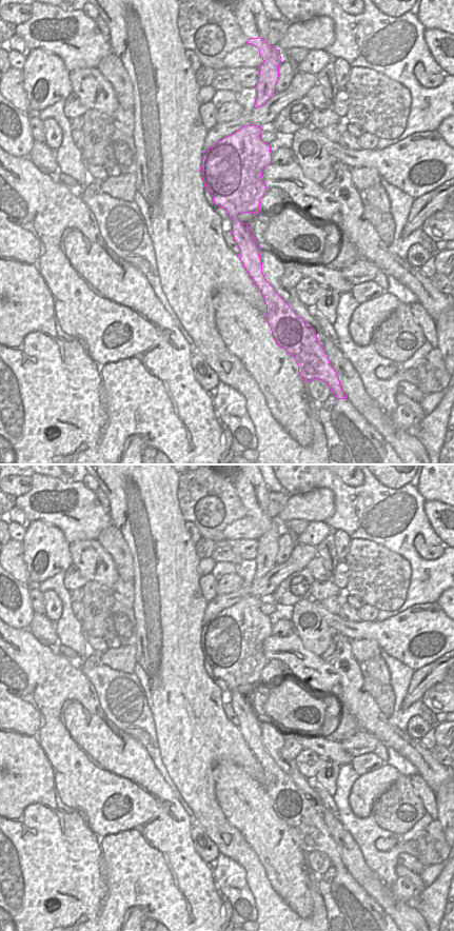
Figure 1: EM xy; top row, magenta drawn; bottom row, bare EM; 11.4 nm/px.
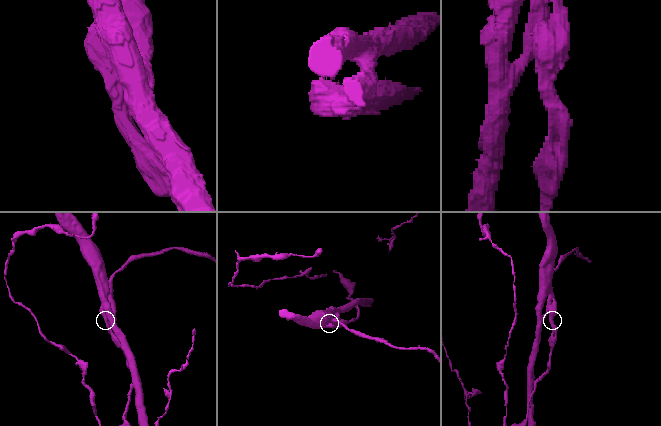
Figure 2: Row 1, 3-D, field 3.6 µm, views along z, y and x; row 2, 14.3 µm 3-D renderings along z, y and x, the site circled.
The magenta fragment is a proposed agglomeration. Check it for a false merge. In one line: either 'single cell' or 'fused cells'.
fused cells

